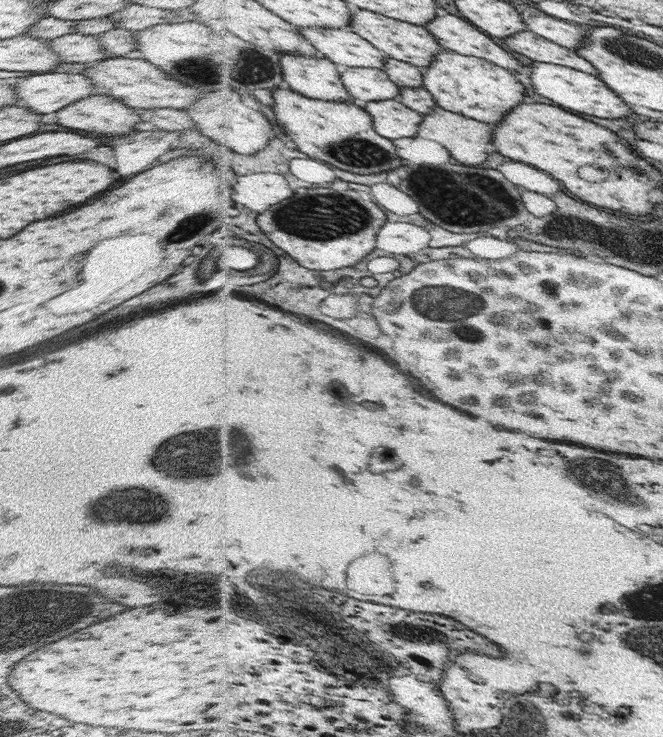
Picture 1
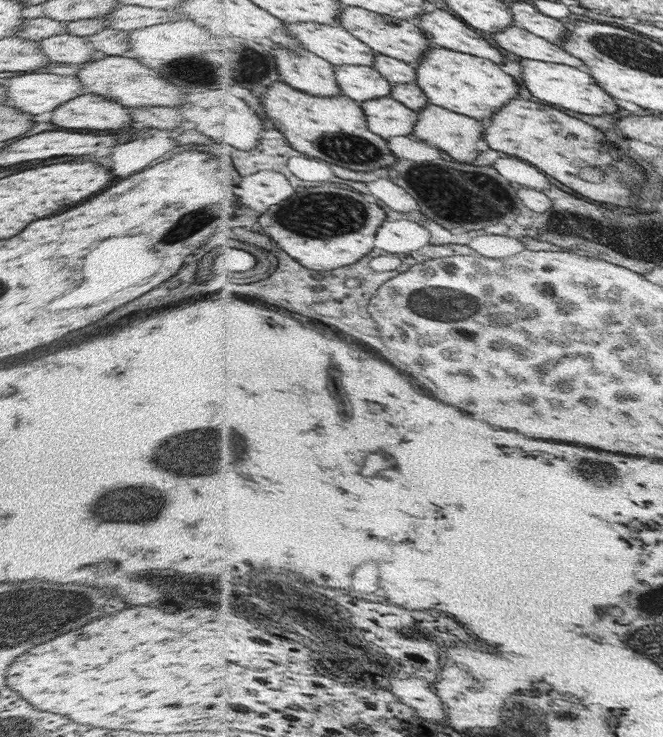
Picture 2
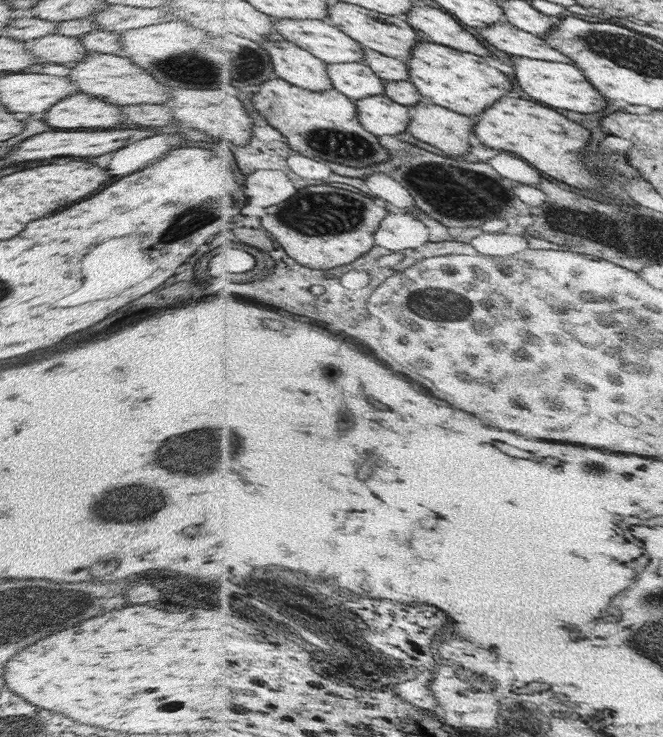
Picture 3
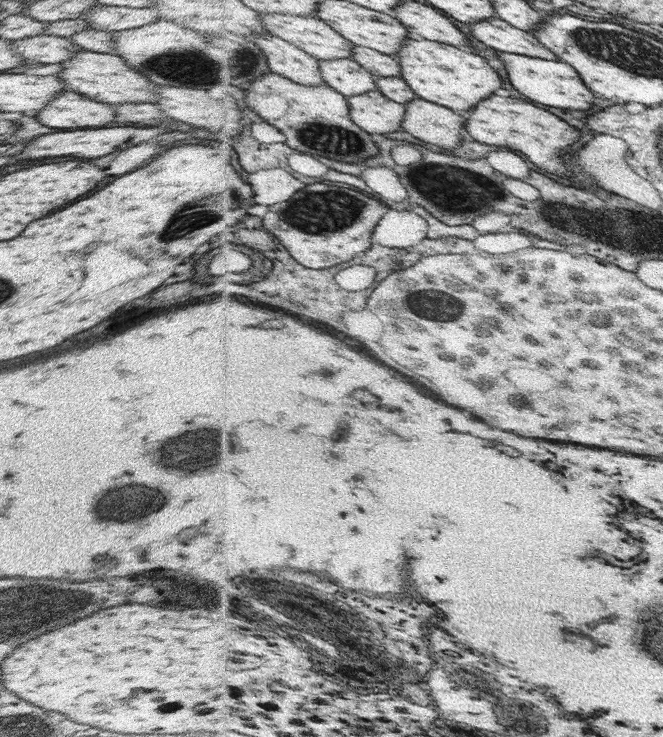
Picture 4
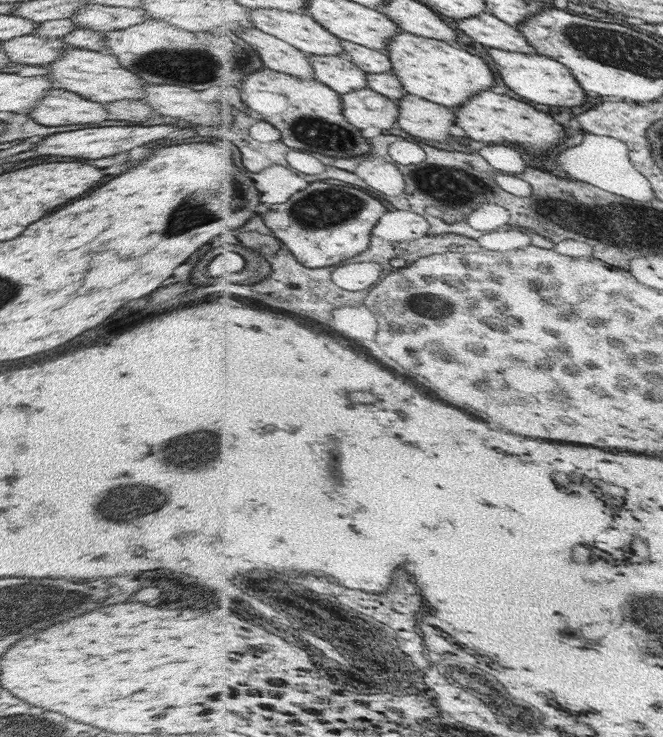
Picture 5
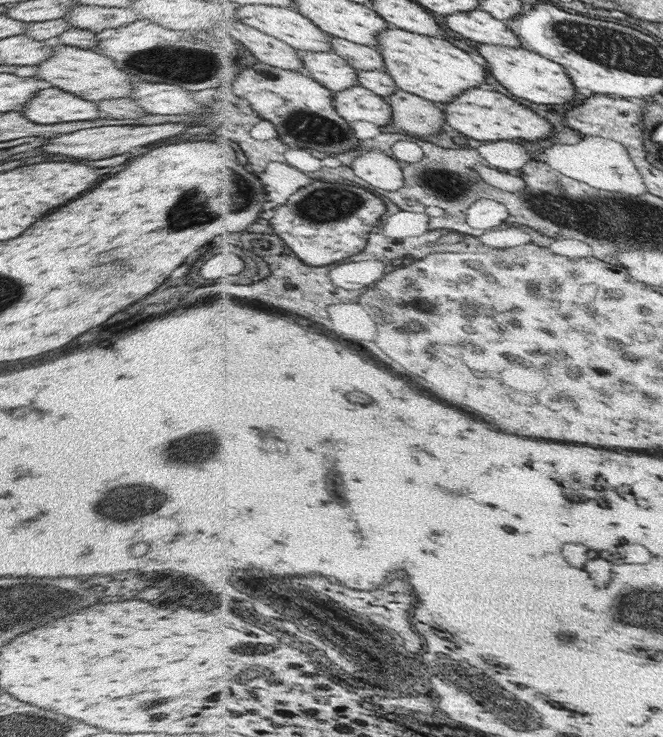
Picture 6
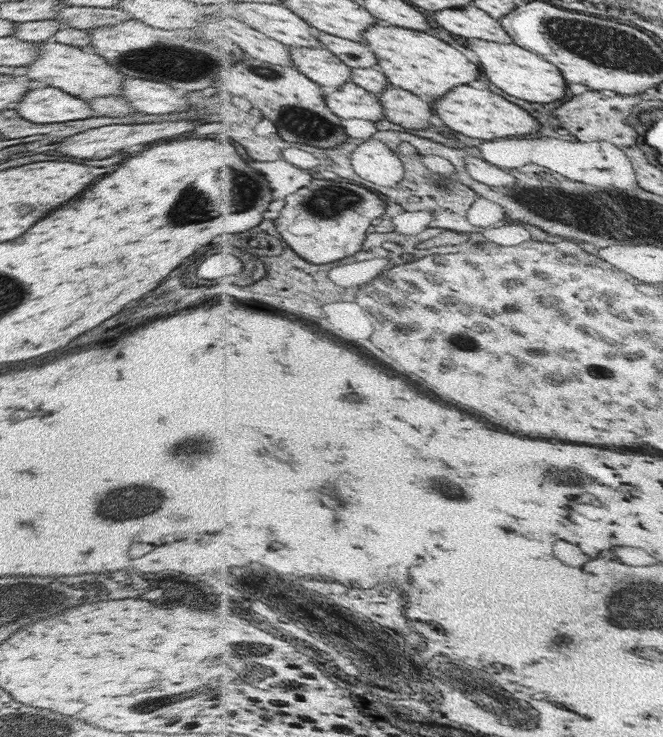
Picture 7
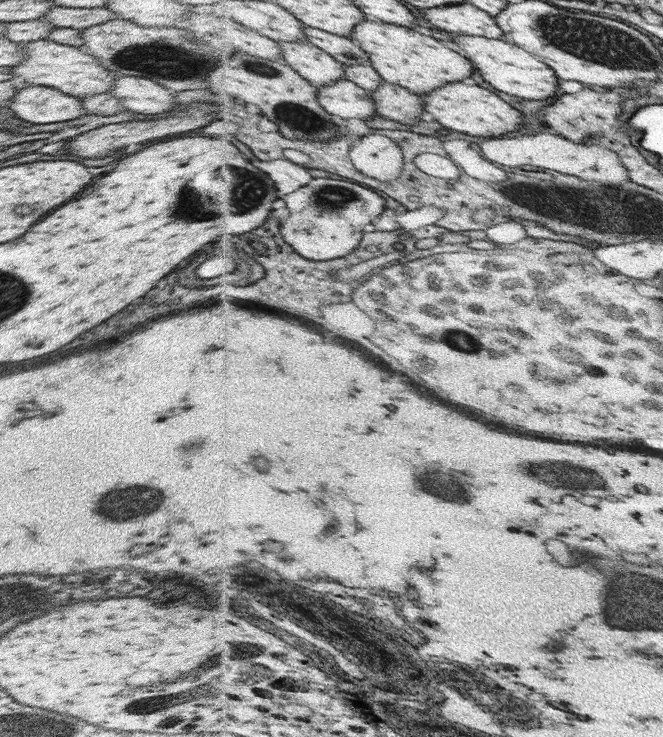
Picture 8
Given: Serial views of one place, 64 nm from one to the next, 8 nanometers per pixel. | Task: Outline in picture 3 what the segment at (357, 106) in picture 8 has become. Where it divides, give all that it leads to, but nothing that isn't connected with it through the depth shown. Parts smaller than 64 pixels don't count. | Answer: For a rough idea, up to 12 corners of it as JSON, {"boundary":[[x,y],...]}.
{"boundary":[[387,94],[355,100],[378,136],[407,132],[411,106]]}

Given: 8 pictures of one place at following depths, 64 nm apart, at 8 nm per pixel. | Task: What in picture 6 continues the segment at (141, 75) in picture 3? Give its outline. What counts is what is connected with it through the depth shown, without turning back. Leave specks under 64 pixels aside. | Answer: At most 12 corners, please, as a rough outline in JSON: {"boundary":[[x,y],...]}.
{"boundary":[[52,44],[36,75],[90,102],[132,94],[95,49]]}

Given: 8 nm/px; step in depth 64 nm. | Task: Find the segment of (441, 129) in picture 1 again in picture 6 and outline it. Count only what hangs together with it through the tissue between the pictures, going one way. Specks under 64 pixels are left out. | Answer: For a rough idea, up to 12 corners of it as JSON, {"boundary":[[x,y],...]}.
{"boundary":[[398,89],[387,97],[394,124],[430,136],[444,130],[441,104]]}

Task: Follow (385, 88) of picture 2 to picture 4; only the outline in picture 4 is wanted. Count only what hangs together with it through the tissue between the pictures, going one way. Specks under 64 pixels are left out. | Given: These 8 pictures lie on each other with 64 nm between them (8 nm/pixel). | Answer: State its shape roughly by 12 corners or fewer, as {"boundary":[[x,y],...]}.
{"boundary":[[354,58],[321,60],[325,81],[344,96],[379,90]]}

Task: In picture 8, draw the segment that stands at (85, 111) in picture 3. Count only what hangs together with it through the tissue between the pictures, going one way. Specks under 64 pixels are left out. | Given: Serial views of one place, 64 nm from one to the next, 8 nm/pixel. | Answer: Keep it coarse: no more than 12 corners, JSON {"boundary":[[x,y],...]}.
{"boundary":[[49,86],[18,89],[10,108],[32,124],[86,115],[82,99]]}

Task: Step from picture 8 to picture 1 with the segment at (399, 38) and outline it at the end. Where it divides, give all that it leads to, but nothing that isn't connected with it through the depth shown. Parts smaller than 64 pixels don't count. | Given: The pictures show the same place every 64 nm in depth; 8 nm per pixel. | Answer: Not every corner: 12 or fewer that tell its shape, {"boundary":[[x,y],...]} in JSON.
{"boundary":[[446,50],[424,69],[440,107],[501,123],[524,102],[507,69]]}

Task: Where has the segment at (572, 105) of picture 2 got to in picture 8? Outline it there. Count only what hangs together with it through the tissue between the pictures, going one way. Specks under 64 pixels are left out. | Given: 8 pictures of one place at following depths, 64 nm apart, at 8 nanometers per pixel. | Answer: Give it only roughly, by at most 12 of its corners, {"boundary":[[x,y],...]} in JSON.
{"boundary":[[451,33],[477,73],[510,96],[554,98],[558,78],[527,49]]}

